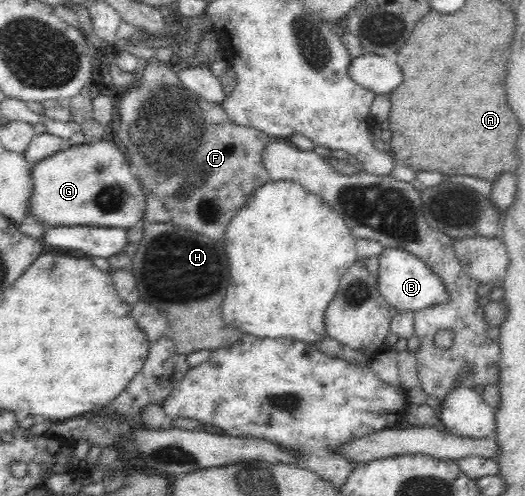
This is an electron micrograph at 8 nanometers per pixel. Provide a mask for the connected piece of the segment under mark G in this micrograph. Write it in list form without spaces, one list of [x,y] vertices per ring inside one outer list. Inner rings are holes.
[[[111,136],[109,139],[93,145],[75,145],[35,162],[30,169],[32,177],[31,195],[27,200],[28,215],[44,227],[75,227],[90,225],[93,227],[120,227],[128,229],[141,222],[145,213],[145,198],[137,180],[129,172],[129,163],[124,150]]]

